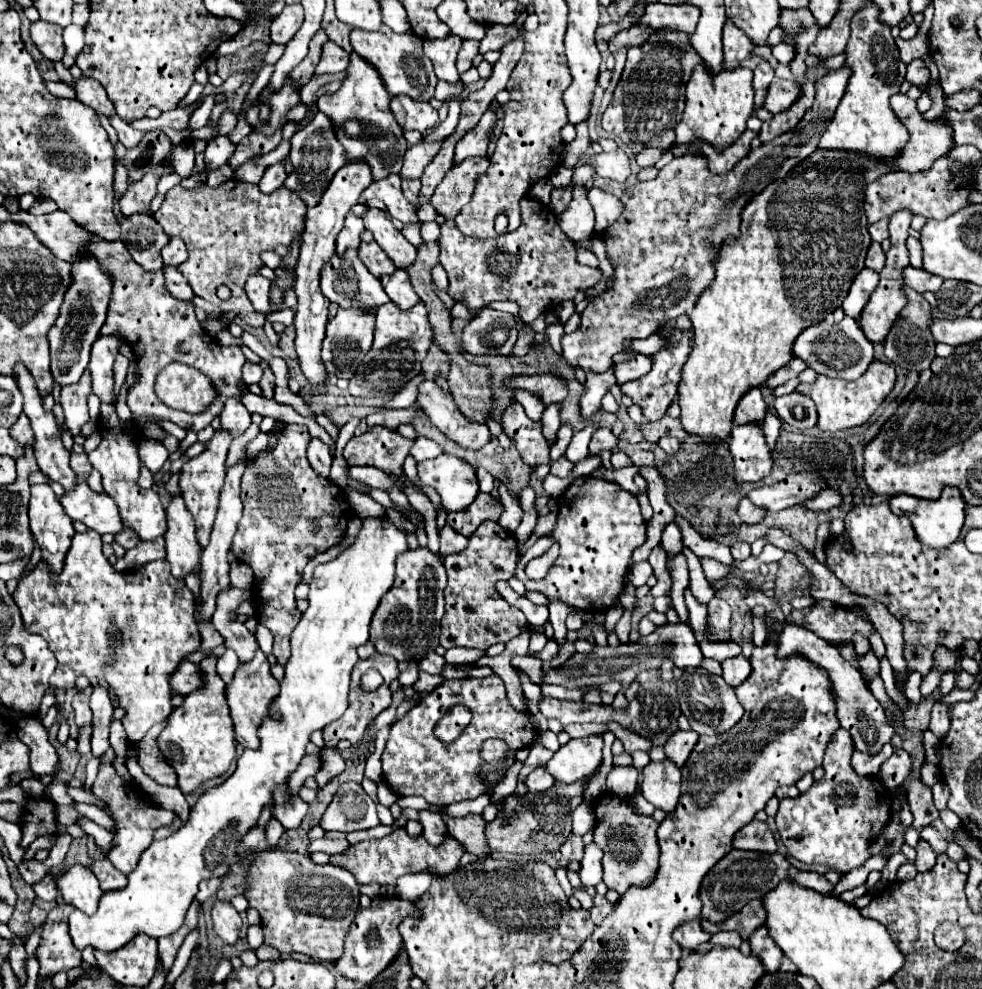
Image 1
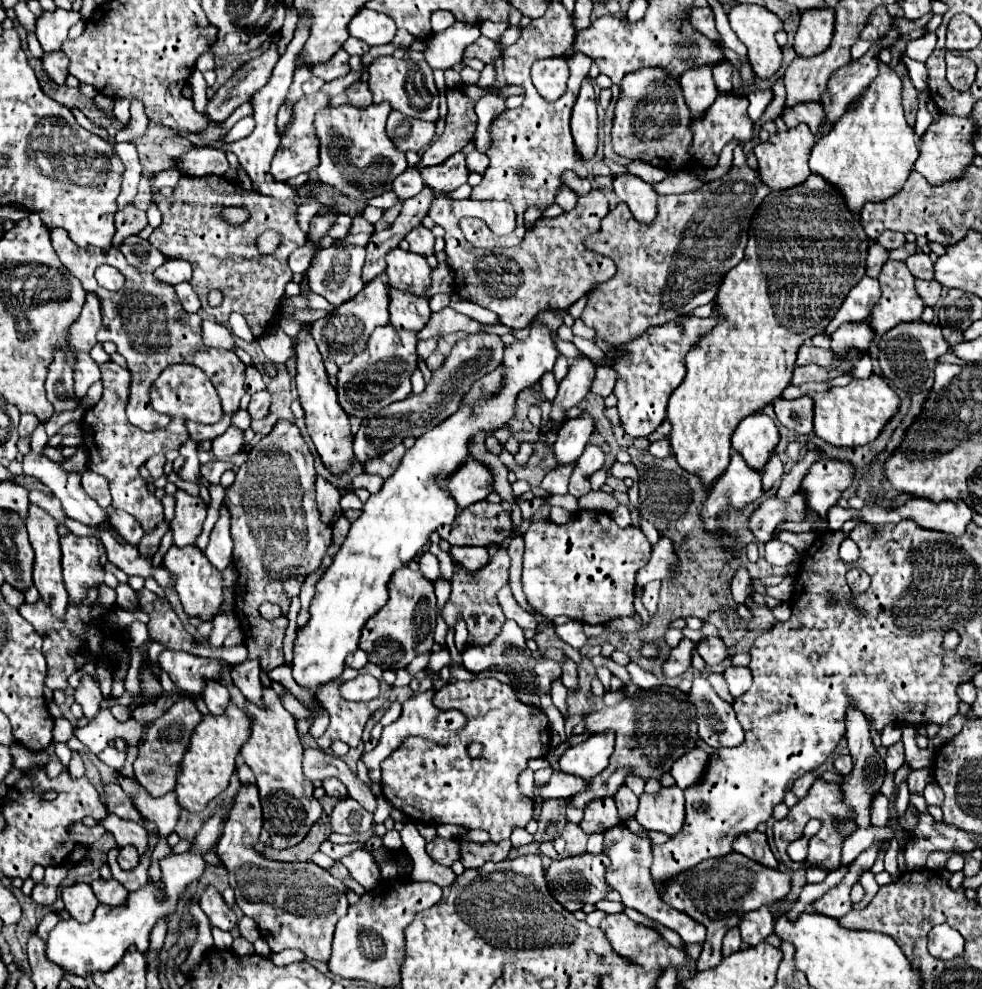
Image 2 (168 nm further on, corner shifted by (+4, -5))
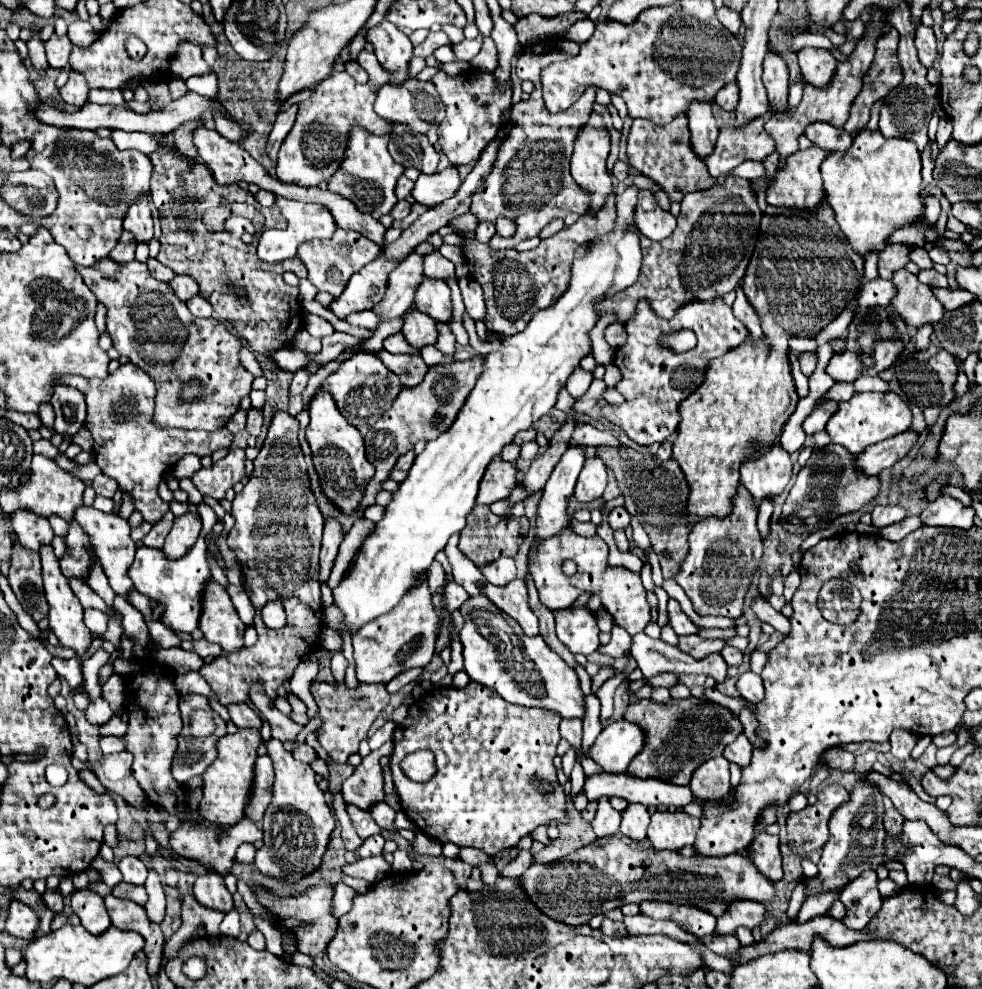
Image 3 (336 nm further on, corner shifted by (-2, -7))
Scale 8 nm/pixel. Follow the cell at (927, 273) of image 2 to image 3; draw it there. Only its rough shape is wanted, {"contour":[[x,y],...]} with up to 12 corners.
{"contour":[[921,270],[919,282],[935,288],[947,286],[947,276]]}

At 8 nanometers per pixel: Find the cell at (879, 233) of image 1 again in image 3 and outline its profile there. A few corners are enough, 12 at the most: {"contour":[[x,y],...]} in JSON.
{"contour":[[913,246],[911,260],[919,268],[933,268],[927,250]]}

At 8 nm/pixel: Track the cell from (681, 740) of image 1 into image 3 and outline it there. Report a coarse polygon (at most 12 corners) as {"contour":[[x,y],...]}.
{"contour":[[729,760],[701,764],[689,788],[707,800],[731,792]]}

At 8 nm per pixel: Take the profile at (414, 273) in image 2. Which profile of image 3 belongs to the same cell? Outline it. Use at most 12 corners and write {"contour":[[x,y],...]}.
{"contour":[[423,278],[417,310],[451,322],[451,290],[441,280]]}

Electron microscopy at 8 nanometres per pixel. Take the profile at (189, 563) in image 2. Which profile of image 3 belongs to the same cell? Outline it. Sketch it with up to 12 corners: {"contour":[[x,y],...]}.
{"contour":[[209,582],[199,628],[227,654],[245,648],[247,626],[227,590]]}

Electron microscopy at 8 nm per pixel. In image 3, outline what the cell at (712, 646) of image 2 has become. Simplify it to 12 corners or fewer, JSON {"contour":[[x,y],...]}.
{"contour":[[721,654],[695,660],[689,672],[711,676],[715,684],[727,678]]}

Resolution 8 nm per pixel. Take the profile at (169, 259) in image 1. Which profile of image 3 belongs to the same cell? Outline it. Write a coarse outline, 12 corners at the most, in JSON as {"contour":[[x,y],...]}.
{"contour":[[175,276],[171,282],[181,302],[199,294],[197,282],[189,276]]}

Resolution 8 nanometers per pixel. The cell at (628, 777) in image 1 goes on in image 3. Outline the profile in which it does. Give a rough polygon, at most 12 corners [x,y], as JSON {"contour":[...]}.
{"contour":[[629,804],[621,832],[635,842],[647,838],[647,808]]}

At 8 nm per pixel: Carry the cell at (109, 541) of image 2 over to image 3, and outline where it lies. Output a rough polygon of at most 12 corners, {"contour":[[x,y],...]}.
{"contour":[[197,506],[202,530],[181,560],[137,548],[129,576],[165,610],[175,632],[199,626],[211,568],[206,535],[217,516]]}

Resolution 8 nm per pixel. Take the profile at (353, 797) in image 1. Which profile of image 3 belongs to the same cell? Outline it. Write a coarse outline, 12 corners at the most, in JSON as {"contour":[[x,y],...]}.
{"contour":[[347,806],[355,832],[361,838],[381,832],[369,812]]}

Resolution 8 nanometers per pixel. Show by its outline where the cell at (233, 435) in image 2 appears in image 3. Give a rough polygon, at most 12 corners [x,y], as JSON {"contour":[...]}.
{"contour":[[245,450],[191,476],[193,486],[215,500],[241,482]]}

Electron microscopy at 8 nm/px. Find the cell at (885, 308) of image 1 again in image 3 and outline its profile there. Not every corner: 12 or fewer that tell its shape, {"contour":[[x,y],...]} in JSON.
{"contour":[[897,270],[891,304],[911,328],[935,324],[945,312],[929,286]]}

